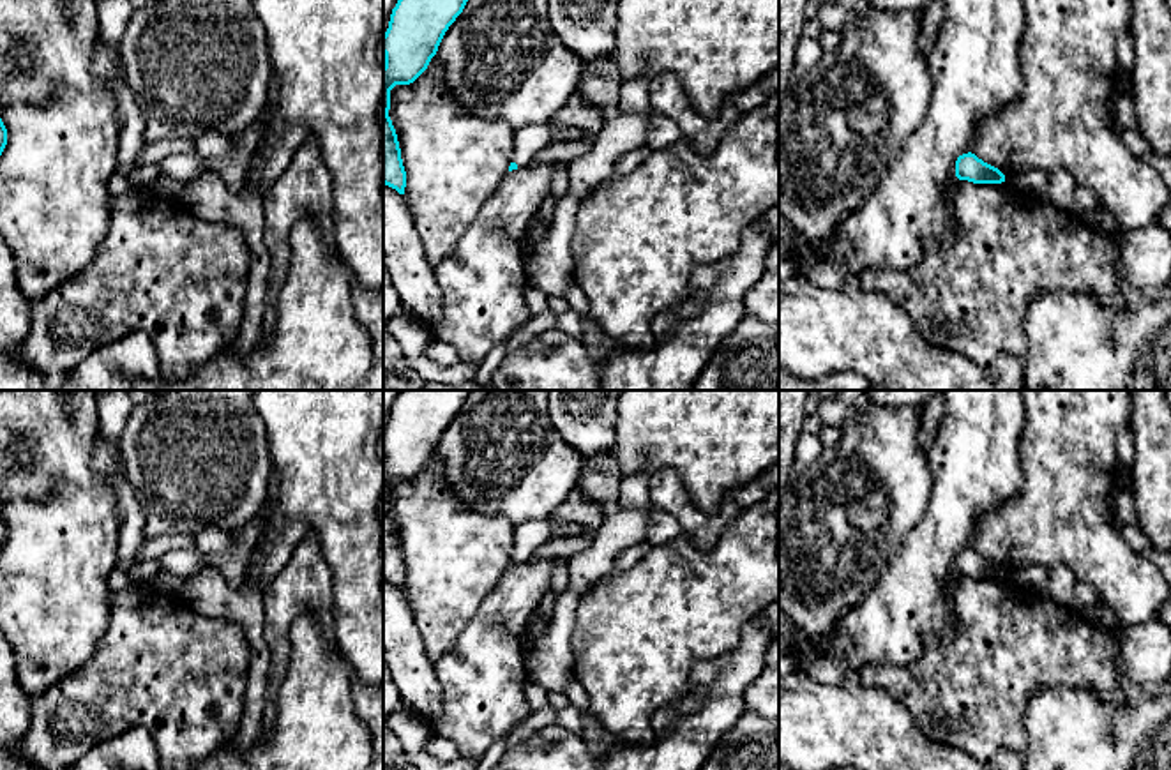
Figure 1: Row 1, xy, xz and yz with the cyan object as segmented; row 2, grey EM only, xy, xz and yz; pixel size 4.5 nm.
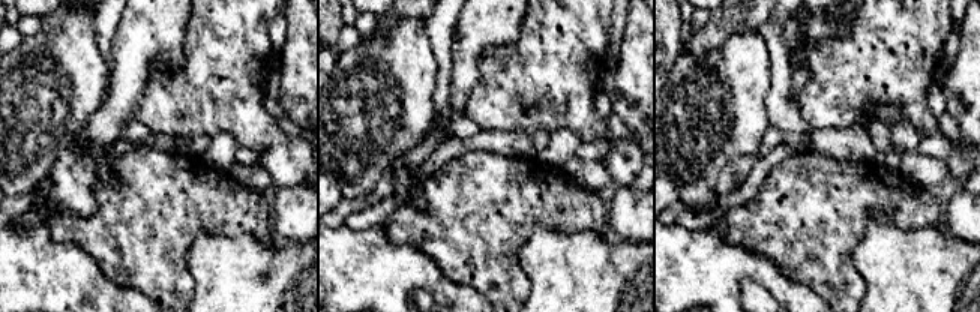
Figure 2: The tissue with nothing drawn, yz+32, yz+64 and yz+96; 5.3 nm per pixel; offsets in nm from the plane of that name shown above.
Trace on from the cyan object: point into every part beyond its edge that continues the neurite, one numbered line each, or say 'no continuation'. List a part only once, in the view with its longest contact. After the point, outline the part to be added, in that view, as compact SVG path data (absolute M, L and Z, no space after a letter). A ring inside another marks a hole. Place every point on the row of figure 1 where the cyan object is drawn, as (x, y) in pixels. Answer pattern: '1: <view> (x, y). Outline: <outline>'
1: xz (528, 140). Outline: M530 124L514 131L514 152L510 162L518 168L526 168L533 155L553 141L553 131L549 124Z

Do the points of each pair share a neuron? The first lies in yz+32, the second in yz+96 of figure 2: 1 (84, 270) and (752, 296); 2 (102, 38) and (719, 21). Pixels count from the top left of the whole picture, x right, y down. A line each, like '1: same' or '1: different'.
1: different
2: different

